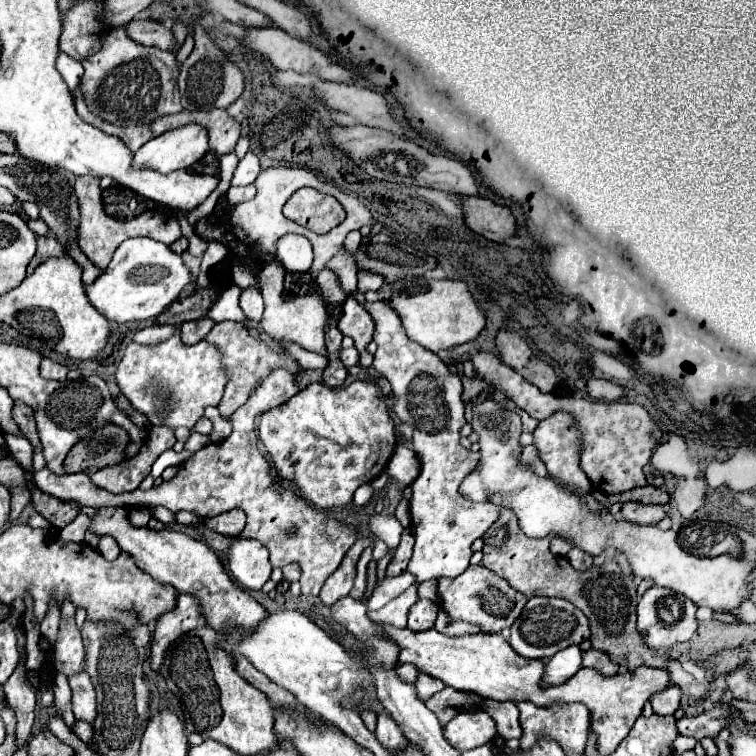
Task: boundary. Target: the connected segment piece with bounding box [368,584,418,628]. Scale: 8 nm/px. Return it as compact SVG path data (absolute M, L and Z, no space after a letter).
M412 584L408 590L404 590L398 598L390 600L384 608L376 610L376 612L368 612L370 620L374 622L386 622L386 624L392 624L396 628L406 628L406 616L408 616L408 610L410 606L418 600L418 594L416 594L416 586Z

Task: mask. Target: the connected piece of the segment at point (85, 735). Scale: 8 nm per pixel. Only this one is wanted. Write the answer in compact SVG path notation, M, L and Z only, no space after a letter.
M76 720L76 722L74 722L74 726L70 726L70 730L72 730L80 740L90 742L92 728L90 728L90 724L88 724L88 722L84 722L84 720Z

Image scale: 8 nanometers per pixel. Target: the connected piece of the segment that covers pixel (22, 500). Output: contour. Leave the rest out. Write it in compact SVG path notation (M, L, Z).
M16 488L16 490L12 492L12 510L10 510L8 522L14 522L14 520L20 516L22 508L24 508L28 502L30 502L30 492L28 492L28 490Z

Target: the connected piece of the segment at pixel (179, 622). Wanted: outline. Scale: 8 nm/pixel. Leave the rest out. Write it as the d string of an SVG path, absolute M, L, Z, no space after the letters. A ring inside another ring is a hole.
M180 594L174 610L166 612L156 624L154 640L152 640L152 670L160 670L162 656L166 648L184 632L194 630L202 624L204 614L200 600L194 594Z

